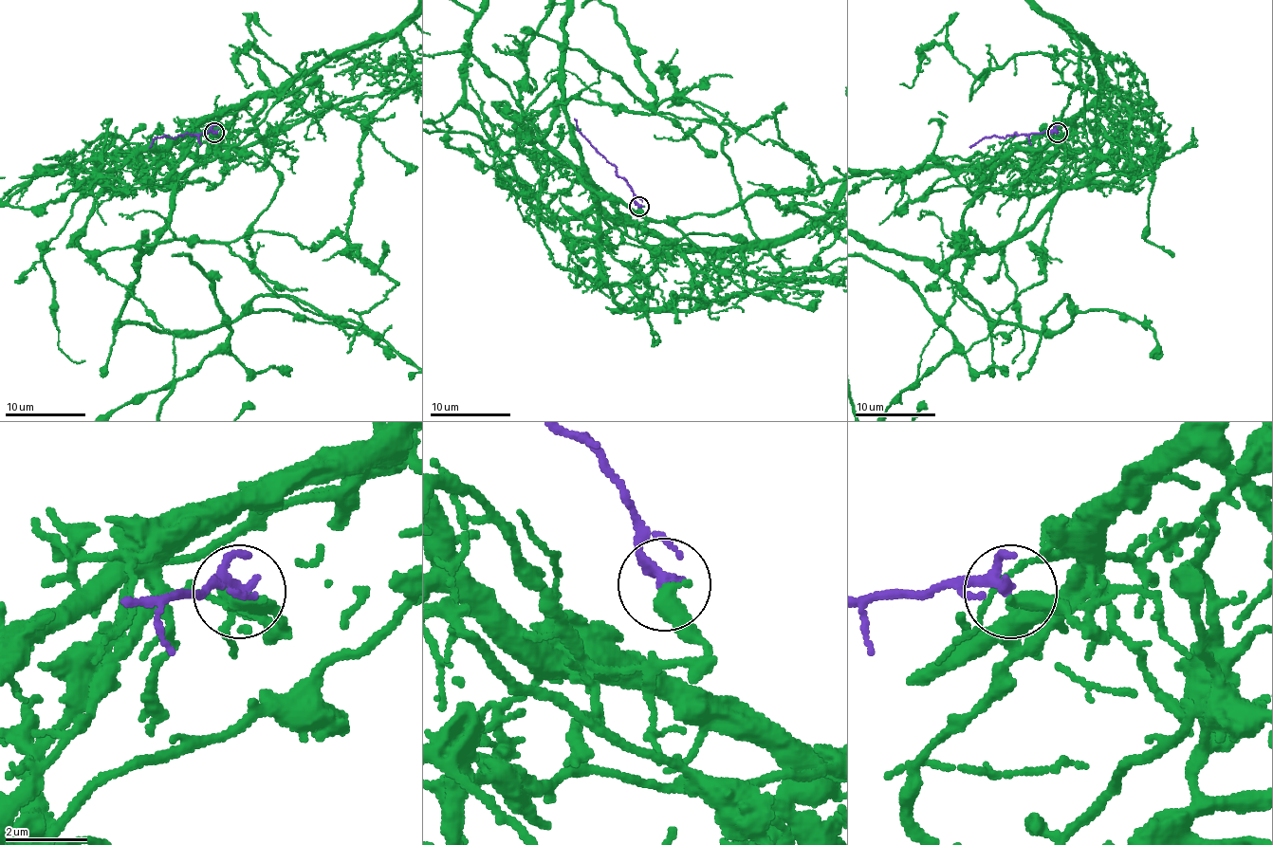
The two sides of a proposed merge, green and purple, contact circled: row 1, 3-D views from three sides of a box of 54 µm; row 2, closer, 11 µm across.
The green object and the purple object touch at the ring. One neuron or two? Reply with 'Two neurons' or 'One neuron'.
One neuron

